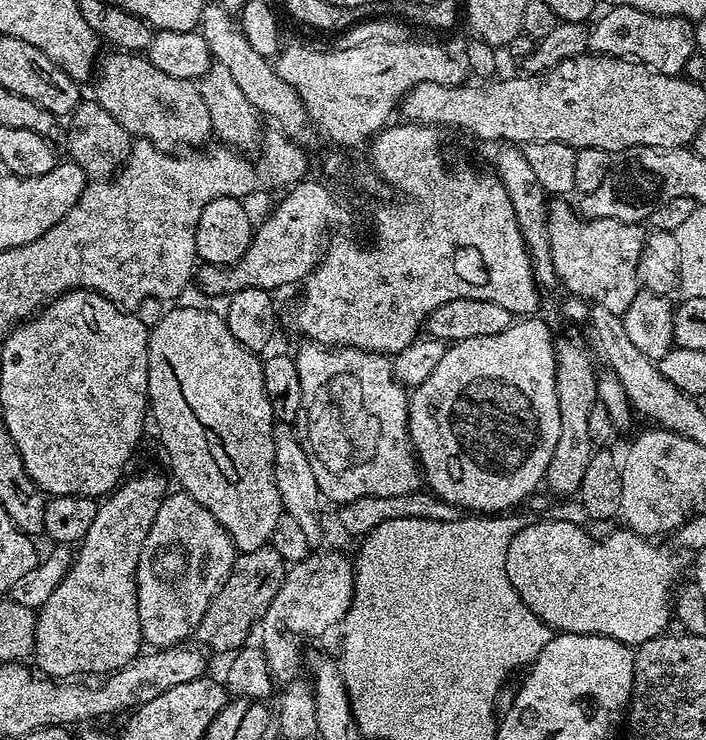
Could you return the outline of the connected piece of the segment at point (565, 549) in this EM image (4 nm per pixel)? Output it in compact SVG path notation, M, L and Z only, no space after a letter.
M540 518L537 522L529 522L522 530L518 530L518 534L514 534L514 538L510 542L510 550L506 554L506 574L510 578L510 582L514 586L516 593L522 598L522 602L534 614L538 614L538 618L542 618L548 623L548 627L557 633L573 632L574 634L586 634L587 636L609 636L618 642L629 646L638 646L642 642L646 642L655 636L665 635L664 628L673 619L672 597L674 595L674 585L676 580L676 560L668 552L663 552L659 548L659 543L653 542L651 539L640 536L629 530L621 530L622 532L609 531L603 538L597 538L590 534L587 536L582 529L576 524L571 524L568 520L544 520L548 518Z

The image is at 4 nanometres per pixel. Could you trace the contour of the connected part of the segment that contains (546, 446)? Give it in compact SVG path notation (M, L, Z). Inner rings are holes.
M520 318L509 326L506 330L502 330L502 334L489 334L486 338L466 338L459 340L457 344L448 344L442 354L442 362L438 362L438 366L434 366L434 374L430 374L430 378L426 378L426 382L422 382L417 388L411 389L410 399L408 401L408 434L412 440L412 449L416 451L416 458L420 465L423 483L426 485L427 491L433 492L438 498L442 498L446 502L450 502L454 506L464 509L468 514L504 514L515 504L520 504L529 499L537 491L536 487L544 484L544 475L550 466L550 458L554 454L554 445L558 443L558 394L556 393L556 345L554 343L554 335L540 320L532 320L536 318Z

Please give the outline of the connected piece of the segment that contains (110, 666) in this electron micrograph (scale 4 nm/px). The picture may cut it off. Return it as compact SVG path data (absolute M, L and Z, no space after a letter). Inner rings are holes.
M144 472L141 476L129 475L111 494L103 497L99 501L96 513L94 514L94 522L90 525L90 530L86 530L86 538L80 541L74 552L72 565L68 568L68 572L62 578L62 582L58 582L58 588L54 590L54 594L50 594L50 598L46 598L46 602L38 610L36 618L36 651L34 653L35 667L41 668L43 675L48 678L80 678L83 672L100 672L99 674L107 674L116 672L122 666L126 666L135 656L141 655L142 637L140 635L140 623L138 622L138 590L136 589L136 571L138 570L138 562L142 554L142 546L146 542L146 534L150 534L150 526L154 526L154 517L158 514L158 506L162 506L164 497L170 491L170 480L167 475L159 476L156 472Z

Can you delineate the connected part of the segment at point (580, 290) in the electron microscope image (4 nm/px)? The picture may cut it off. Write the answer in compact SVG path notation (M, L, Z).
M556 198L547 205L551 271L564 283L565 293L580 297L589 305L604 304L611 313L623 317L638 291L636 271L646 232L640 224L618 222L614 218L589 220L568 202Z

